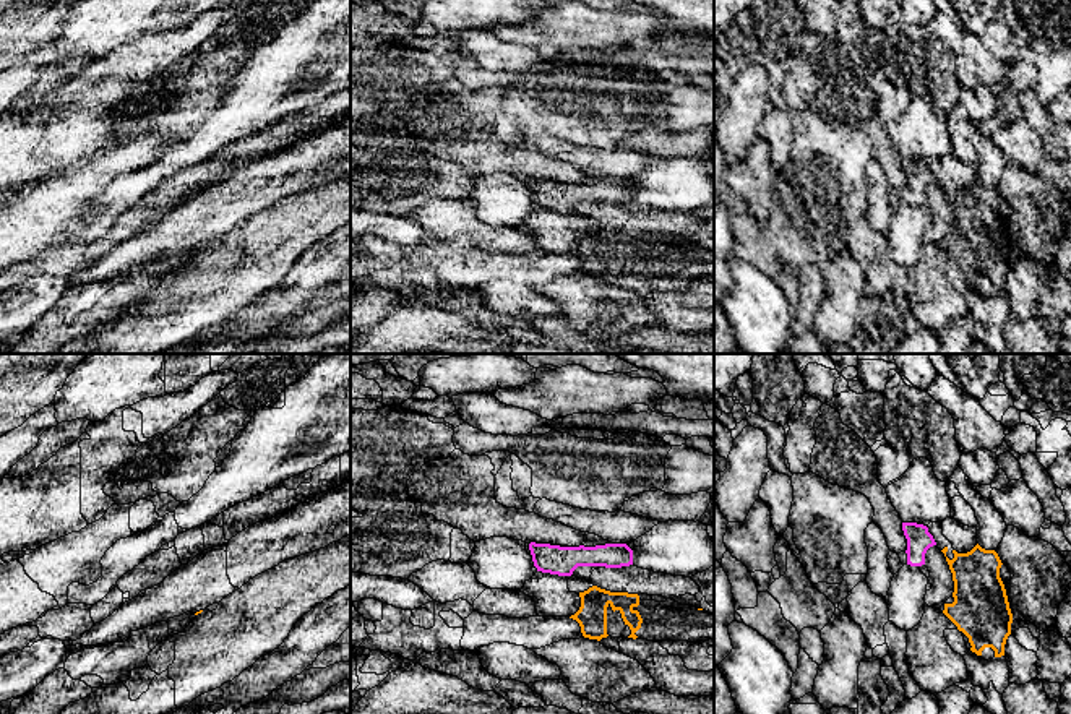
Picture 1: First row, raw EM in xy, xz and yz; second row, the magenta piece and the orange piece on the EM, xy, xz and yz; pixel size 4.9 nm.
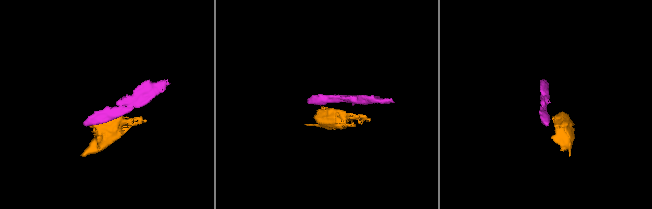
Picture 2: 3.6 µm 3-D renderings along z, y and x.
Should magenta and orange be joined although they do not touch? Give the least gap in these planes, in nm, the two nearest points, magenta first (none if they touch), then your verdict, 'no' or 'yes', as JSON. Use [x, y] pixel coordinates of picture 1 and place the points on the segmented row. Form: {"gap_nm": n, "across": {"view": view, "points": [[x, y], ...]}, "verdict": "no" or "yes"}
{"gap_nm": 50, "across": {"view": "yz", "points": [[935, 544], [941, 550]]}, "verdict": "no"}

